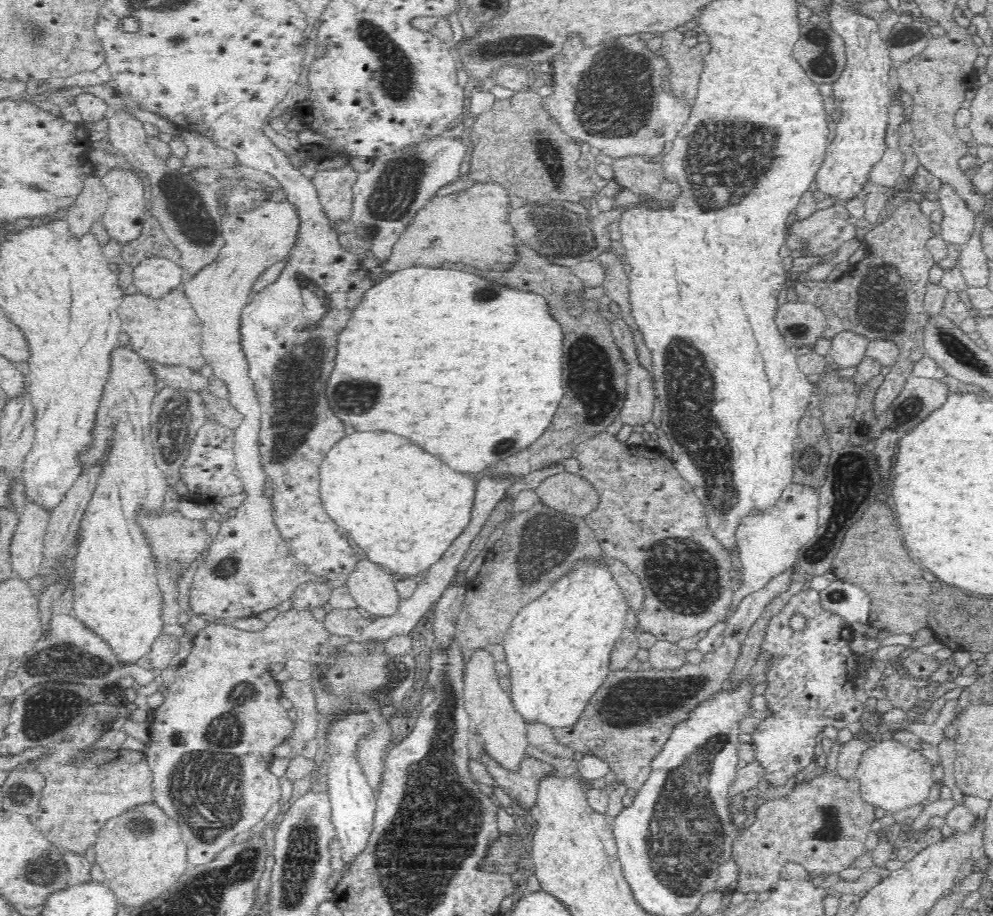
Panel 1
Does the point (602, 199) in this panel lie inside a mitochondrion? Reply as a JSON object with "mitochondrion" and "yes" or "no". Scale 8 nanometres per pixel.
{"mitochondrion":"no"}

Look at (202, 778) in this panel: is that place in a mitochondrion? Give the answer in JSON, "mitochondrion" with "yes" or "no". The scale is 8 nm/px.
{"mitochondrion":"yes"}

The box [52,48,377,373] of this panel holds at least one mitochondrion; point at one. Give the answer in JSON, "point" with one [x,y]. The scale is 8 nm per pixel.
{"point":[185,202]}

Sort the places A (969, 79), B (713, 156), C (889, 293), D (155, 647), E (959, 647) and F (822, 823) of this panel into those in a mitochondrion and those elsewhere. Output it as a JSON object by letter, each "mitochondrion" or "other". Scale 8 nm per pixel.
{"A":"other","B":"mitochondrion","C":"mitochondrion","D":"other","E":"other","F":"mitochondrion"}

